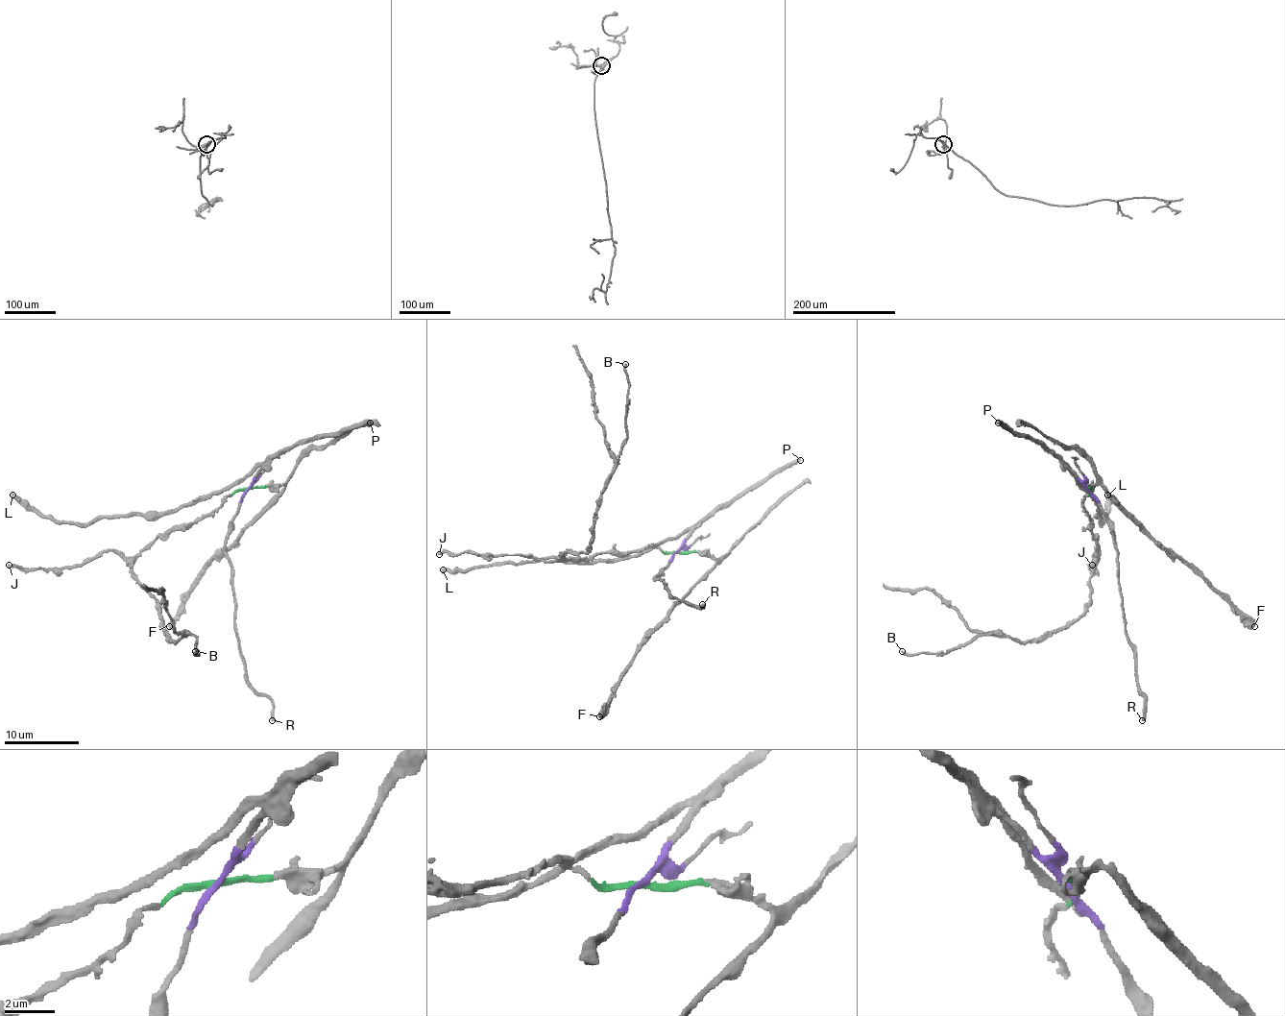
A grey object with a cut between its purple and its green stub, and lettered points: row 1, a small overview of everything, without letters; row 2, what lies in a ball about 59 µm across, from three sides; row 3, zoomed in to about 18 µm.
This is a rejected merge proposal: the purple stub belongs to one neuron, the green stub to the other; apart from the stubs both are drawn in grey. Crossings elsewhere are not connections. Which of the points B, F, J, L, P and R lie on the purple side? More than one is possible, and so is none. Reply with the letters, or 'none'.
L, P, R

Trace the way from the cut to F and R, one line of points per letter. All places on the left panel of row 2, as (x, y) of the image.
F: (247, 488), (284, 484), (284, 488), (205, 568), (180, 608), (178, 616), (169, 626)
R: (247, 488), (227, 535), (225, 557), (230, 565), (234, 630), (245, 680), (272, 701), (272, 719)

